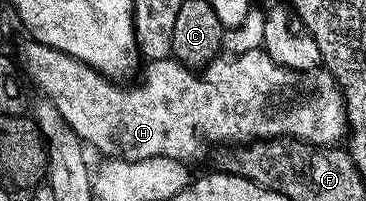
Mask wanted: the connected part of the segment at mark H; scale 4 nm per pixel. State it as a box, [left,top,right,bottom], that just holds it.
[17,37,349,165]

